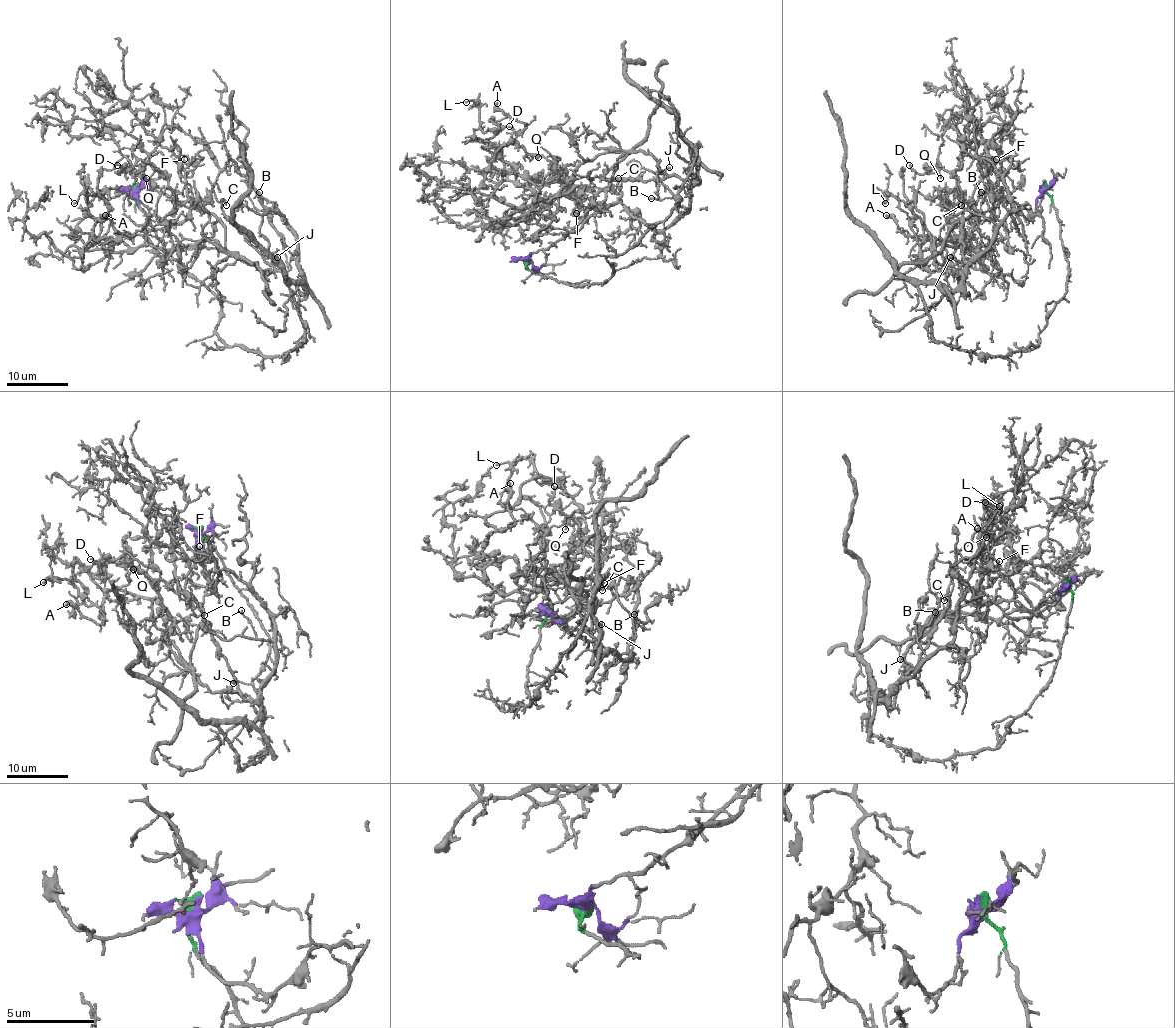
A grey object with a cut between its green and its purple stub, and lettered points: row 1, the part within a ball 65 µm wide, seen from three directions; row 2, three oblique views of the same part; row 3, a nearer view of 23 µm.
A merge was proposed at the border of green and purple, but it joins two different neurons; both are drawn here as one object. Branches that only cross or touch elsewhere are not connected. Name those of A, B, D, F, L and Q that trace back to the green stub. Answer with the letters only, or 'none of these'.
B

